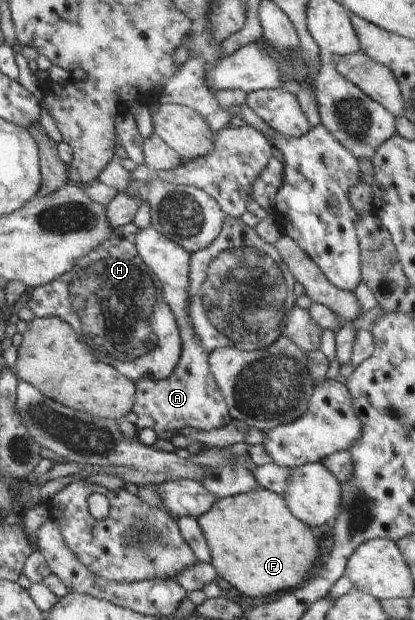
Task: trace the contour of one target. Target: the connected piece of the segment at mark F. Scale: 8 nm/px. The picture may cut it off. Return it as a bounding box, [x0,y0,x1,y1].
[197,487,320,598]

